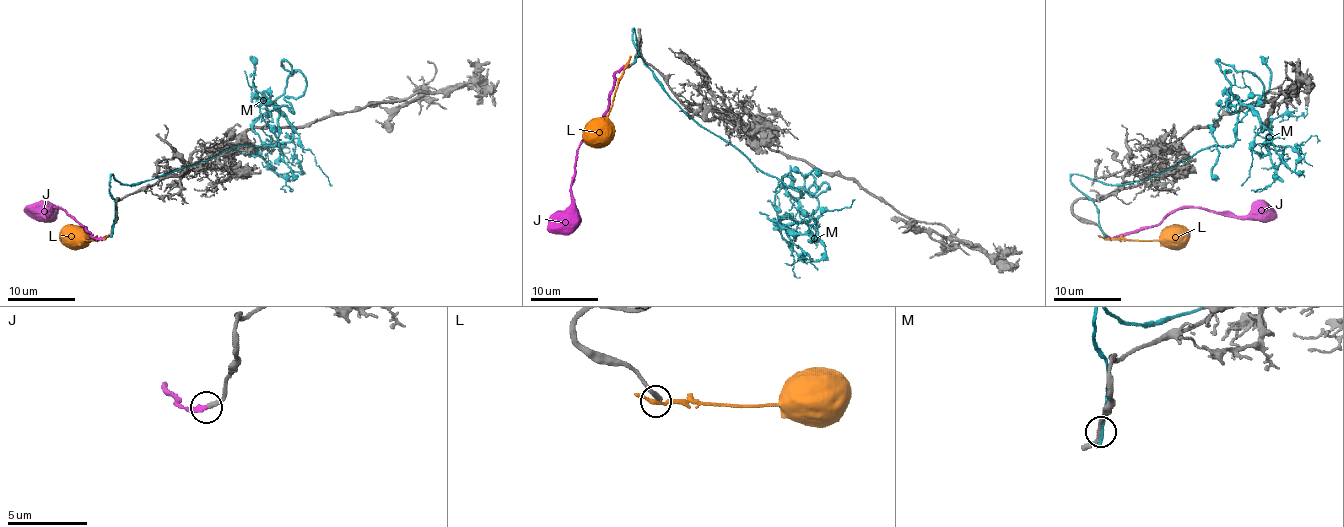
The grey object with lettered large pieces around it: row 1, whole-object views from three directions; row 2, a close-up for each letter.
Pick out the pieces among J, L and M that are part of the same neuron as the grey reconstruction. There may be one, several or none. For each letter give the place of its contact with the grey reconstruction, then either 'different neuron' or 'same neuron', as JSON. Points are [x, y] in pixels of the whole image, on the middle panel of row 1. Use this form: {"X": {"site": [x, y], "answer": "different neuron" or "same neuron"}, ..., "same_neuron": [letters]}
{"J": {"site": [627, 66], "answer": "same neuron"}, "L": {"site": [627, 65], "answer": "different neuron"}, "M": {"site": [635, 60], "answer": "different neuron"}, "same_neuron": ["J"]}

